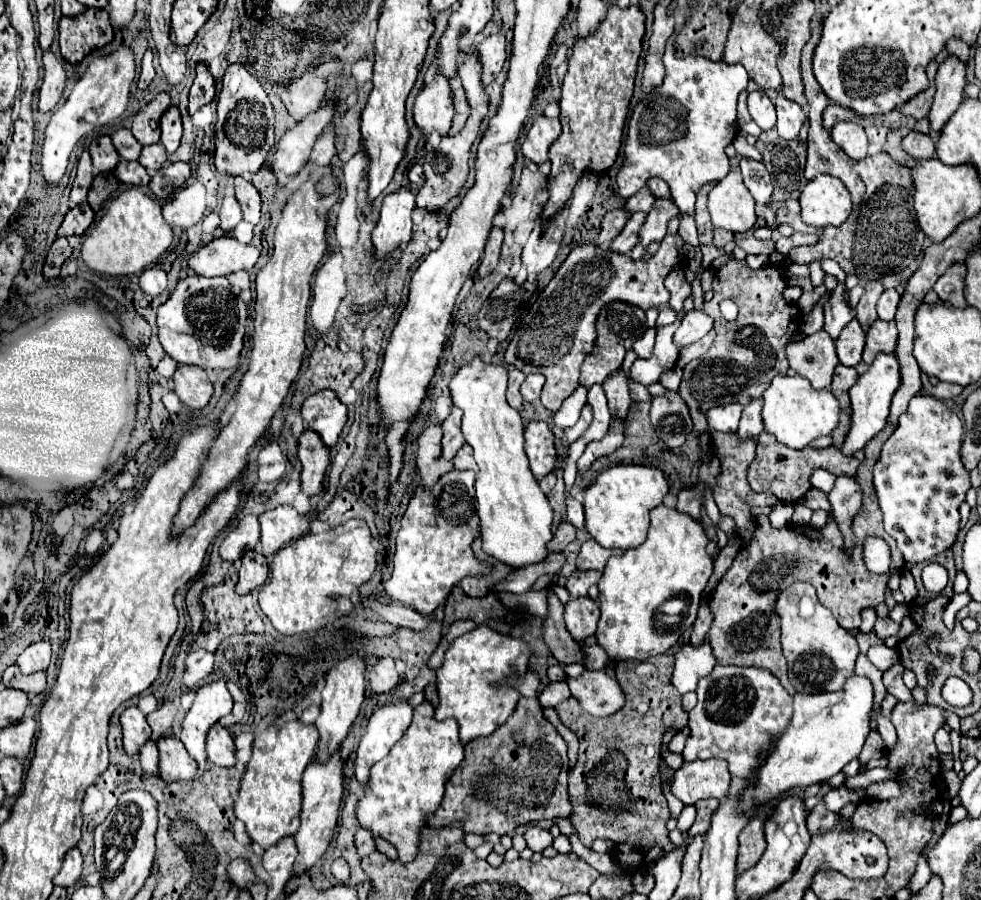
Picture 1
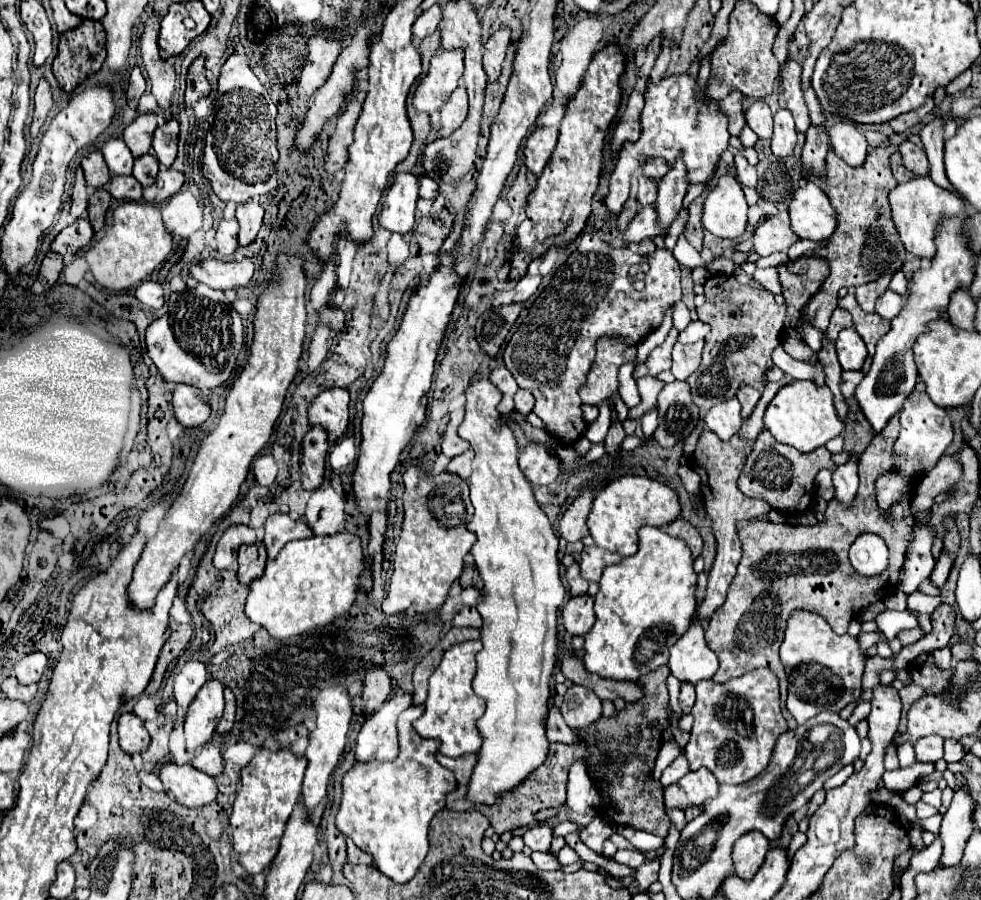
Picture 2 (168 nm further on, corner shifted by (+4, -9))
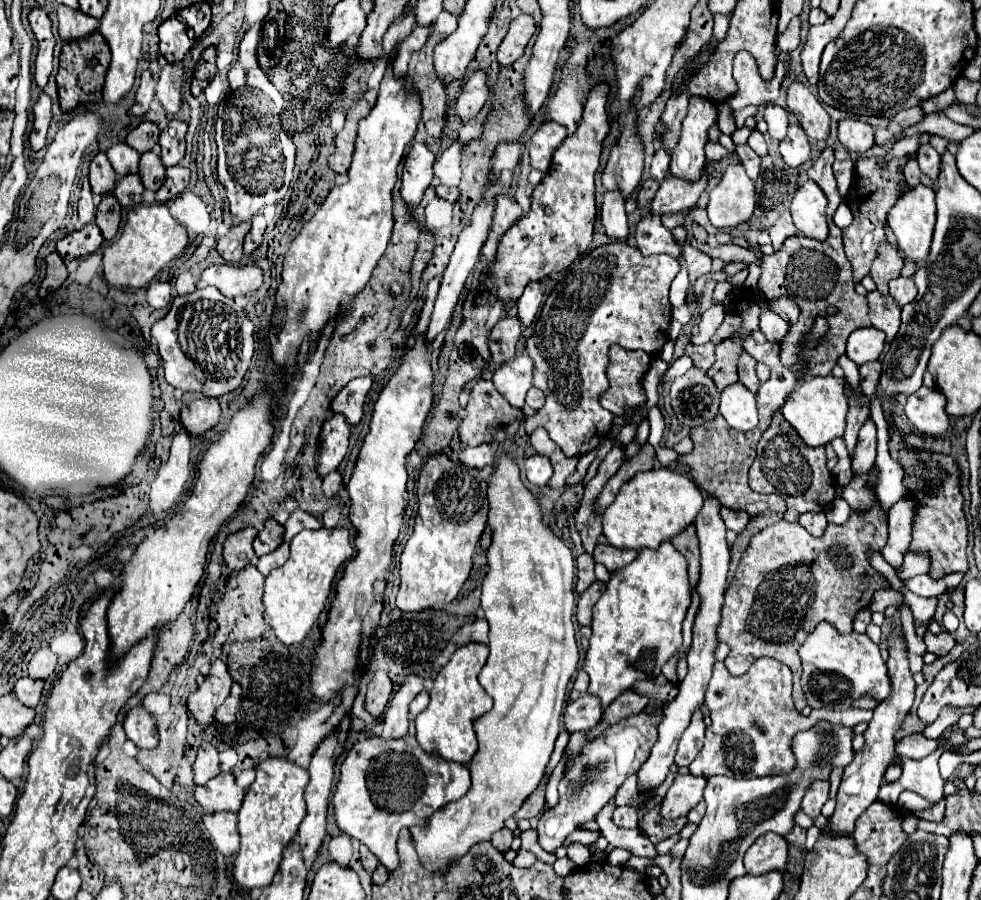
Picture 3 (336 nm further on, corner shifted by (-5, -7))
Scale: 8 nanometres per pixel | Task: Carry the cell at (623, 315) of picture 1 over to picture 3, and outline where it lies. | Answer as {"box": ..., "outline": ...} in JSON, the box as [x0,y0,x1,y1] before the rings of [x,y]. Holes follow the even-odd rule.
{"box":[601,344,651,416],"outline":[[[613,344],[609,350],[607,378],[609,388],[601,396],[601,406],[623,416],[623,408],[635,408],[645,404],[645,394],[641,390],[641,376],[649,370],[651,356],[643,350],[625,350]]]}

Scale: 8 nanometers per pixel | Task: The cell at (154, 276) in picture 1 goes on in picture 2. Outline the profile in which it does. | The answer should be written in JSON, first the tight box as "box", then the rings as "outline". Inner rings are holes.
{"box":[136,280,164,308],"outline":[[[152,280],[142,282],[142,284],[136,288],[136,298],[138,298],[142,304],[150,306],[150,308],[162,308],[162,304],[164,304],[162,284],[152,282]]]}

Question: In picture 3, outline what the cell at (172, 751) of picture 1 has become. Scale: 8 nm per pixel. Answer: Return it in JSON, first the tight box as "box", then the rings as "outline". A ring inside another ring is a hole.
{"box":[193,774,245,812],"outline":[[[219,774],[211,778],[203,786],[193,788],[195,800],[211,812],[237,812],[241,806],[241,800],[245,796],[245,790],[235,784],[235,778],[231,774]]]}

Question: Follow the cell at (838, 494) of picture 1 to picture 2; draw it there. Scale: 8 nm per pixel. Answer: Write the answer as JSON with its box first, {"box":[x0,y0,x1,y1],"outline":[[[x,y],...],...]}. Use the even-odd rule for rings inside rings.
{"box":[832,454,858,506],"outline":[[[850,454],[846,464],[836,466],[832,484],[836,486],[836,498],[842,504],[850,506],[856,496],[856,490],[858,490],[858,456],[856,454]]]}

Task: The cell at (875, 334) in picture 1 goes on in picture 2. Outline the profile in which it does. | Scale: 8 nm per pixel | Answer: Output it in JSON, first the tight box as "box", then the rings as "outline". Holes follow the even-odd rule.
{"box":[838,294,890,362],"outline":[[[854,294],[844,296],[844,298],[838,302],[838,306],[840,306],[840,308],[846,308],[846,310],[852,314],[852,318],[854,318],[854,328],[858,330],[858,334],[860,334],[862,340],[866,342],[868,362],[870,362],[870,358],[874,356],[876,342],[890,330],[890,322],[884,320],[884,318],[880,318],[876,312],[872,312],[872,314],[862,312],[862,308],[858,306]]]}

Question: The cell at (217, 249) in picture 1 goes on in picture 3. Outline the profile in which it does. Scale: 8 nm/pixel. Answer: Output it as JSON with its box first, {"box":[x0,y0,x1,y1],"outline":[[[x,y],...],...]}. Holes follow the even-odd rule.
{"box":[201,264,263,296],"outline":[[[211,264],[203,270],[201,278],[219,288],[225,296],[243,296],[251,290],[257,290],[263,284],[263,270],[255,264],[235,266],[235,264]]]}

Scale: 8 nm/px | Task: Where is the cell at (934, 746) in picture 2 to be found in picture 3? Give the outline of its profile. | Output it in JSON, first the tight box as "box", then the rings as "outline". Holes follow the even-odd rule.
{"box":[895,734,941,760],"outline":[[[913,734],[913,736],[907,736],[901,742],[897,742],[895,752],[901,754],[901,756],[909,756],[909,758],[919,760],[923,756],[933,754],[939,746],[941,746],[939,740],[929,740],[923,734]]]}

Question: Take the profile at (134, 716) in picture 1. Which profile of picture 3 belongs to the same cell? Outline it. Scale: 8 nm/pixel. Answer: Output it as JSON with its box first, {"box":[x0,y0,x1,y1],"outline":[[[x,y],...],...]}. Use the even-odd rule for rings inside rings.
{"box":[125,706,159,748],"outline":[[[135,706],[125,714],[125,734],[137,748],[157,748],[159,744],[159,732],[155,726],[153,716],[143,708]]]}

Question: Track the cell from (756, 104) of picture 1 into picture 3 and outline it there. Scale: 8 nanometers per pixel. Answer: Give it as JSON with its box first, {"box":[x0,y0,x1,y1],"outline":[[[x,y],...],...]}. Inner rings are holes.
{"box":[763,102,789,140],"outline":[[[769,102],[769,104],[765,106],[763,118],[765,118],[767,126],[769,126],[769,134],[771,134],[773,138],[777,138],[777,140],[783,140],[783,136],[787,134],[787,124],[789,124],[789,120],[787,120],[787,110],[781,108],[781,106],[777,106],[777,104],[771,104],[771,102]]]}

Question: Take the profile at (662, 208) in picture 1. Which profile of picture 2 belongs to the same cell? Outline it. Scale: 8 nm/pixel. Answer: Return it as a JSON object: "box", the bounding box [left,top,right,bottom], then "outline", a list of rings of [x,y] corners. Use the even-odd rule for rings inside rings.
{"box":[656,156,688,228],"outline":[[[682,156],[676,158],[676,164],[668,174],[658,182],[658,198],[656,198],[656,210],[658,210],[658,222],[664,228],[670,228],[670,222],[678,216],[678,210],[682,208],[682,200],[686,196],[688,188],[686,178],[686,164]]]}

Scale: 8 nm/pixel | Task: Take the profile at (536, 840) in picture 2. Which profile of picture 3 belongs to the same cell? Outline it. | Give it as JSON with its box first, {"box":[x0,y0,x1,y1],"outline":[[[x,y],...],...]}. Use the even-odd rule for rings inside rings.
{"box":[537,712,661,852],"outline":[[[661,712],[655,718],[637,714],[633,718],[621,720],[619,724],[613,724],[595,742],[583,748],[583,752],[575,758],[573,768],[565,772],[559,784],[559,804],[555,808],[547,808],[539,818],[537,832],[543,850],[555,852],[555,848],[565,842],[569,832],[573,832],[585,820],[593,820],[603,804],[615,796],[617,788],[627,780],[627,776],[635,774],[641,768],[657,740],[659,720]]]}

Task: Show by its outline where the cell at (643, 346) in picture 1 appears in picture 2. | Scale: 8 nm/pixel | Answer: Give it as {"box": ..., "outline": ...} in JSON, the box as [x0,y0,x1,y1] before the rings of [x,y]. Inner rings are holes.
{"box":[618,362,640,406],"outline":[[[626,362],[626,366],[622,366],[620,372],[618,372],[618,380],[620,380],[618,394],[620,394],[620,398],[624,400],[626,406],[638,406],[640,404],[638,386],[636,386],[632,372],[634,372],[634,362]]]}

